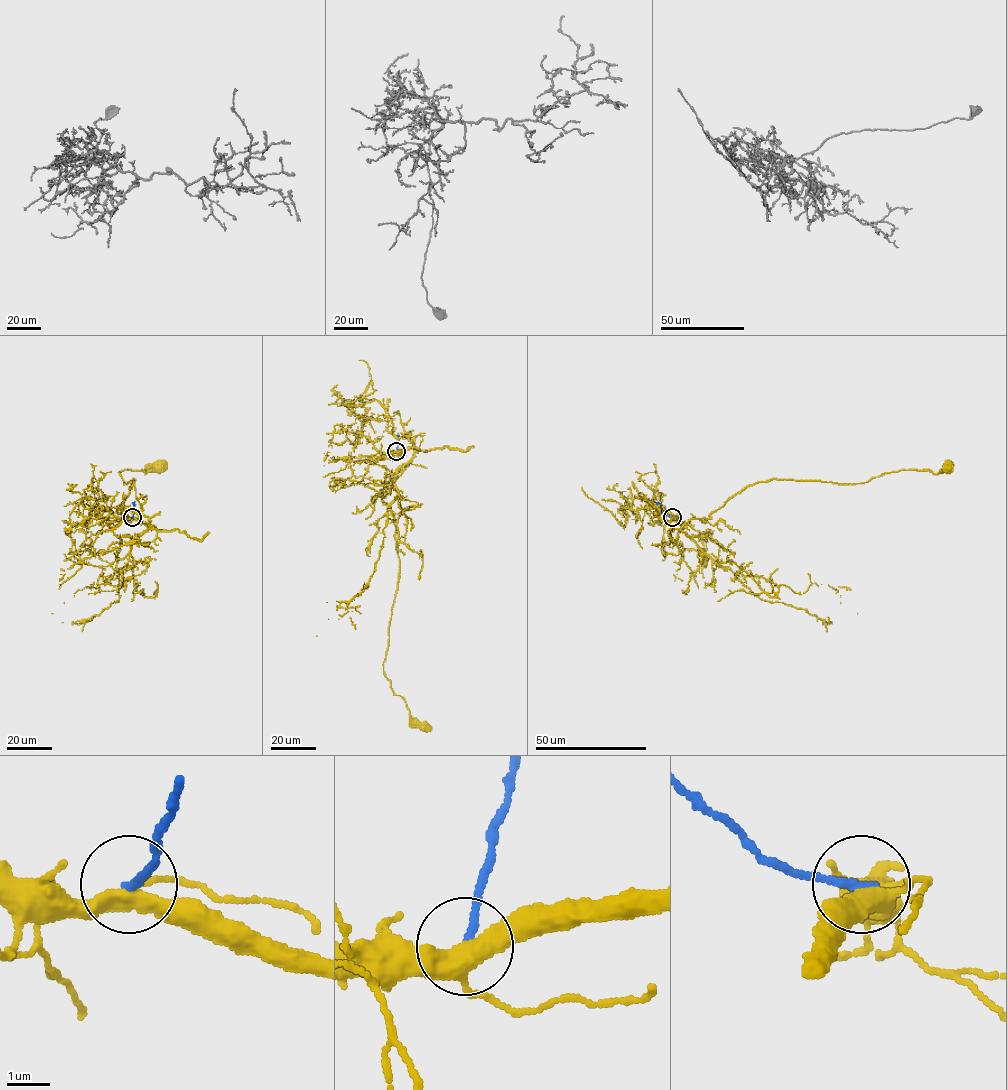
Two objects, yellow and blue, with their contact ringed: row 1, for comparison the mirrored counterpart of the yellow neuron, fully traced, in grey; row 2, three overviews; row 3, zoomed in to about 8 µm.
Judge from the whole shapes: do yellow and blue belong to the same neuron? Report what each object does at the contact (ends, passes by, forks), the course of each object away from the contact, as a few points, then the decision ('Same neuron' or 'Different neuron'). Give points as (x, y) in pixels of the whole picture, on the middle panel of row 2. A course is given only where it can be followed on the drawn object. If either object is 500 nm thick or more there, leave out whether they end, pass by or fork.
At the ring yellow forks. At the ring blue ends. Course of yellow: (396, 451), (413, 448), (414, 456), (382, 491), (393, 515), (399, 564), (383, 668), (392, 691), (425, 727). Course of blue: (396, 451), (397, 433). Different neuron

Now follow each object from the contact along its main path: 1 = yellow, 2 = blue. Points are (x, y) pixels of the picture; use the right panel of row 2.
1: (672, 517), (672, 528), (709, 518), (750, 485), (773, 479), (855, 484), (904, 469), (936, 473), (948, 465)
2: (672, 517), (655, 502)

